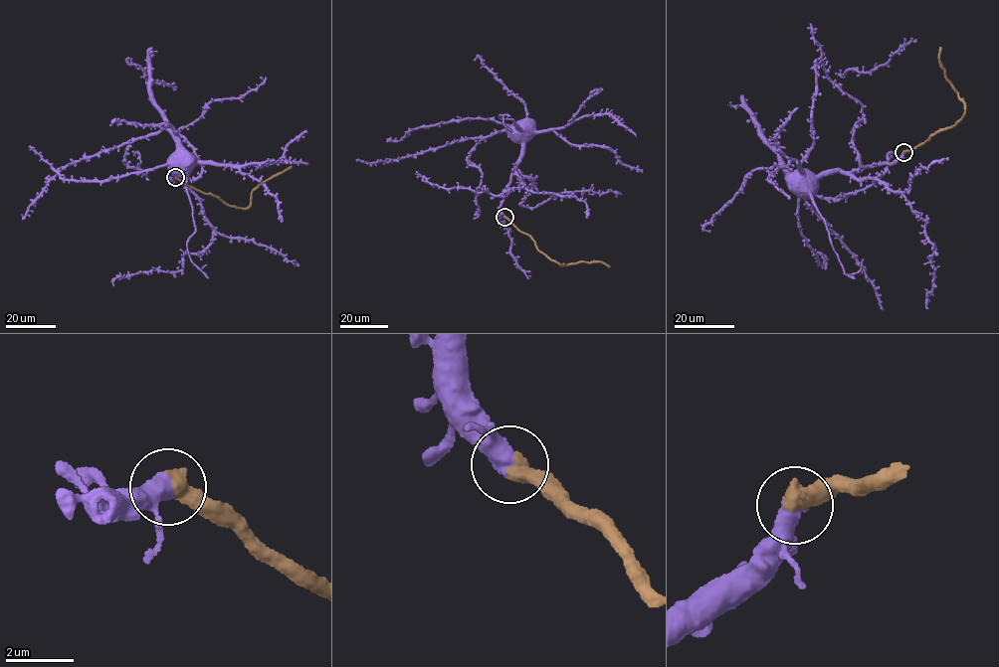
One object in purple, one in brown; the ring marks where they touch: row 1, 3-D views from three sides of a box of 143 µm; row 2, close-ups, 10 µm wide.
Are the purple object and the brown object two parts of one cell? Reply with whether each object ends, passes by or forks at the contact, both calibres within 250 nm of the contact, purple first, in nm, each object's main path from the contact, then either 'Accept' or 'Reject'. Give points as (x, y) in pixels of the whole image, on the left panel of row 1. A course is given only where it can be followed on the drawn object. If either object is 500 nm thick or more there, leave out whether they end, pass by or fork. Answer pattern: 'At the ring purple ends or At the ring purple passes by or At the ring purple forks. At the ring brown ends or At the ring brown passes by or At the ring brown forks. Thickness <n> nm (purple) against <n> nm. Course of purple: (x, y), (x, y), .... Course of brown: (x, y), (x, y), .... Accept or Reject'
Thickness 420 nm (purple) against 600 nm. Course of purple: (175, 177), (170, 178), (172, 174), (180, 173), (184, 166), (179, 164), (174, 154), (184, 156). Course of brown: (175, 177), (222, 202), (243, 209), (251, 204), (253, 190), (292, 166). Reject

